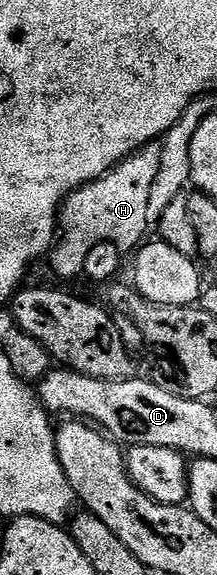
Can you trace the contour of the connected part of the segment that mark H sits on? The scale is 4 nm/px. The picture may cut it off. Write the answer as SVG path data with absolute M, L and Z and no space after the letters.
M147 144L111 168L102 178L92 184L85 184L65 200L59 236L50 252L52 268L58 275L68 280L75 276L83 277L86 254L90 254L90 246L98 242L110 242L124 254L139 249L145 239L144 231L150 228L146 222L146 214L150 210L150 189L154 186L161 162L160 144Z

